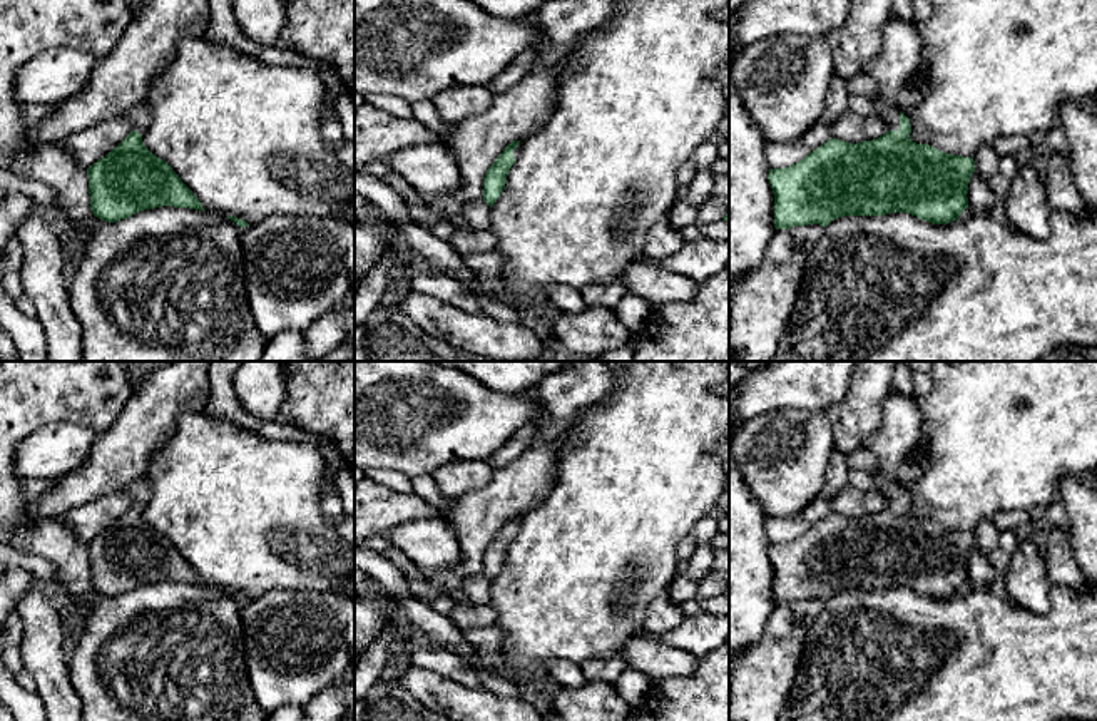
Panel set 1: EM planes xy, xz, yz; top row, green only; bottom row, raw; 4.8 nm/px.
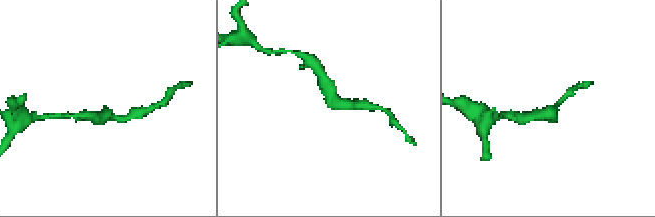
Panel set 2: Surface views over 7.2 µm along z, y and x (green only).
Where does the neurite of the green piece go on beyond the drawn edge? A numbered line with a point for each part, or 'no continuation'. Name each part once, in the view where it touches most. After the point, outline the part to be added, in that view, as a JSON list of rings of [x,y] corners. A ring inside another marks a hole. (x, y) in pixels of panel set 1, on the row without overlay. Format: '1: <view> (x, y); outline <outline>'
1: yz (883, 482); outline [[[880,468],[871,472],[871,478],[876,483],[878,490],[888,499],[888,505],[898,505],[900,504],[900,485],[896,485]]]

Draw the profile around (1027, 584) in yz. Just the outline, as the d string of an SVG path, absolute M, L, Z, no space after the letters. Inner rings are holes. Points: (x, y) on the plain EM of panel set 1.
M1020 537L1005 575L1007 597L1035 614L1050 609L1050 580L1043 550L1035 537Z

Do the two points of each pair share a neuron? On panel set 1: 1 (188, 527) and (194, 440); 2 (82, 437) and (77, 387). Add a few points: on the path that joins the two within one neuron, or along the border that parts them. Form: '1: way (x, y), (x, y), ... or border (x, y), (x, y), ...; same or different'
1: way (194, 506), (194, 462); same
2: border (42, 425), (79, 422), (91, 425), (97, 432); different

